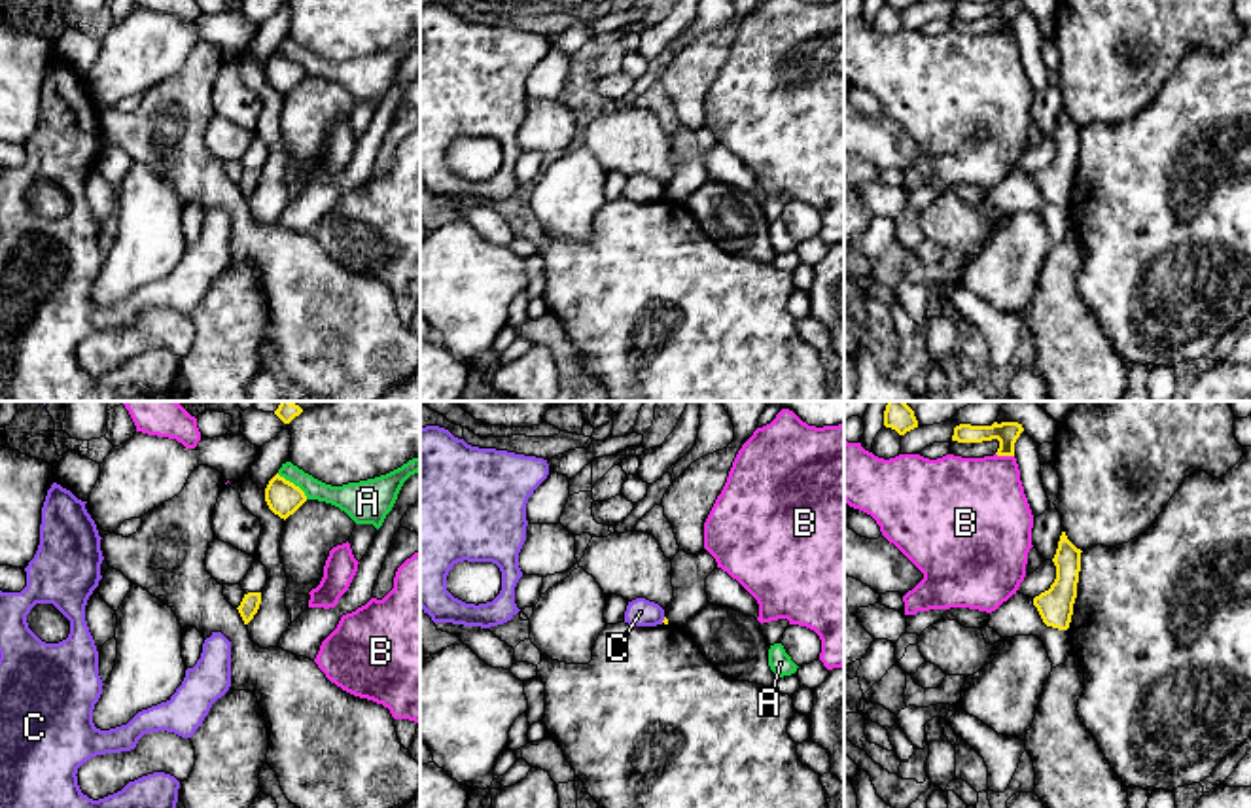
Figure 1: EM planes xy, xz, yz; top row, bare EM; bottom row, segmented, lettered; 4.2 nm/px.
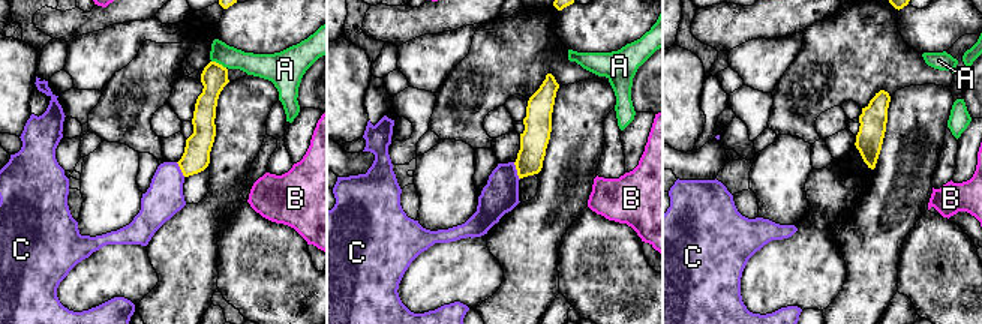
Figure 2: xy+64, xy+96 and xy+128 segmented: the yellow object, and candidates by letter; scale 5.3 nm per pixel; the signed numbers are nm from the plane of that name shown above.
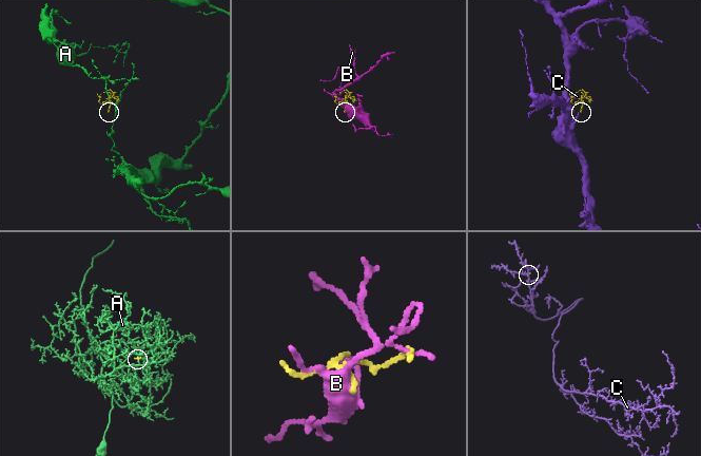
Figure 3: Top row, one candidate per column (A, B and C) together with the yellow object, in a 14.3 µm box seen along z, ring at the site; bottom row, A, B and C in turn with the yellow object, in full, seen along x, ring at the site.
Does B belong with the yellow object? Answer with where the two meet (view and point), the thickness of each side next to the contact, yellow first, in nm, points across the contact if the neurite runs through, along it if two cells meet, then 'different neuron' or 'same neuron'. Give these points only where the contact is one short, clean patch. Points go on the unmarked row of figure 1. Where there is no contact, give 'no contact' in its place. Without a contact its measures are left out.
meets yellow in yz at (1005, 31); 90 nm thick on the yellow side, 420 nm on the other; different neuron

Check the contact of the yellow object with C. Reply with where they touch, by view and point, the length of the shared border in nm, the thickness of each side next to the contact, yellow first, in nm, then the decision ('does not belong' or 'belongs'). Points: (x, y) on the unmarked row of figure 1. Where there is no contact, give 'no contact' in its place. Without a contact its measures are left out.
xz (665, 195) | 30 nm | 20/120 nm | does not belong

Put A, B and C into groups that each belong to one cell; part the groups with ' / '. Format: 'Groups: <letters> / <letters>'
Groups: A / B / C

